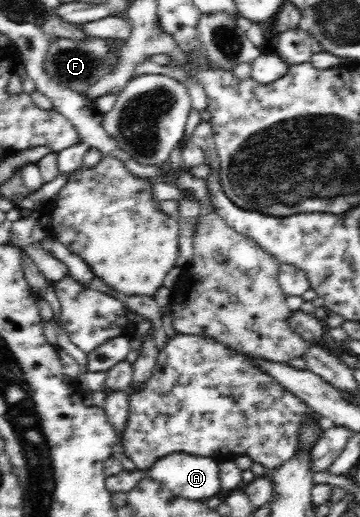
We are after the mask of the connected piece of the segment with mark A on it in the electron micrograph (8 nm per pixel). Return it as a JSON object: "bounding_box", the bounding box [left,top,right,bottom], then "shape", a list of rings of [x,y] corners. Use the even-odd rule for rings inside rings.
{"bounding_box":[146,454,221,499],"shape":[[[168,454],[146,472],[148,477],[163,483],[174,495],[185,499],[209,499],[221,489],[219,463],[206,456]]]}

